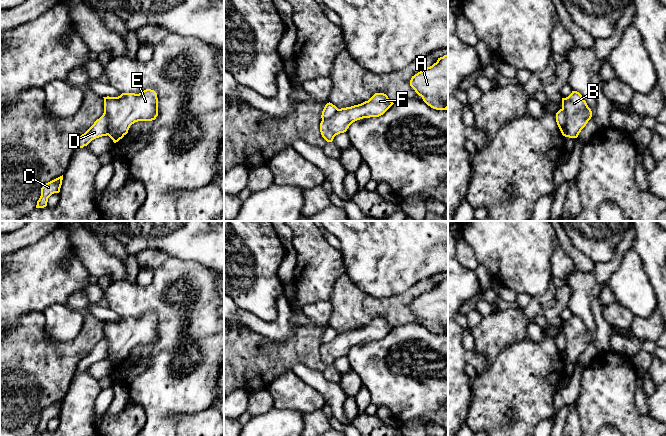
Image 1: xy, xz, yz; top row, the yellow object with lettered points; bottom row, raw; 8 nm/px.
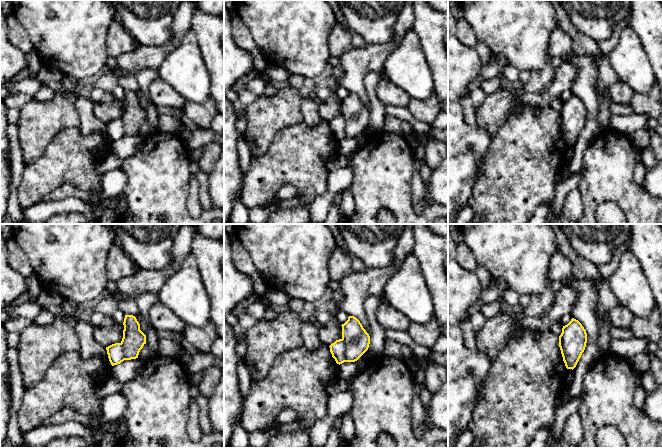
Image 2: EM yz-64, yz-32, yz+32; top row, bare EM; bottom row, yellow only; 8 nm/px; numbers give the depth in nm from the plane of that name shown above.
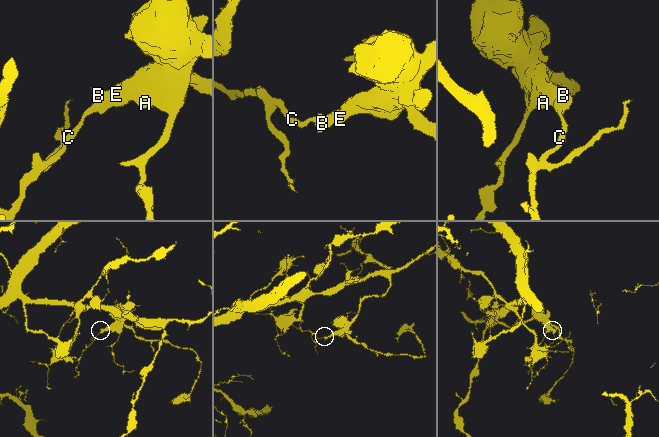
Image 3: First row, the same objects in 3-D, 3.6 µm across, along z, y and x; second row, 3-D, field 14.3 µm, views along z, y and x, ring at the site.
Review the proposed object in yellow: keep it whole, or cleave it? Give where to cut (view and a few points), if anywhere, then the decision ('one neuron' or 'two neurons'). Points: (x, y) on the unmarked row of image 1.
cut yz (561, 333), (565, 338), (565, 359); two neurons

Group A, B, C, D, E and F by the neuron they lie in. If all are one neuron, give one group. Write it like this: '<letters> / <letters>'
A B E F / C D

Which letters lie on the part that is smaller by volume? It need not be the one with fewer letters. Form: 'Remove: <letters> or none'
Remove: C, D

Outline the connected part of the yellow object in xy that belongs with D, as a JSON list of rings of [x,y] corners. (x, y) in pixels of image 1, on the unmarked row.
[[[103,338],[94,348],[76,365],[77,372],[87,370],[92,364],[108,359],[108,340]]]

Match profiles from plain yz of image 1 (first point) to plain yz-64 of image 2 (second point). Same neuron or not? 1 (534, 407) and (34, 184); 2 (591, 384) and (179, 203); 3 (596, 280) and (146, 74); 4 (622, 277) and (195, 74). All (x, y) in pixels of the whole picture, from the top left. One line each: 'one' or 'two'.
1: one
2: one
3: two
4: one

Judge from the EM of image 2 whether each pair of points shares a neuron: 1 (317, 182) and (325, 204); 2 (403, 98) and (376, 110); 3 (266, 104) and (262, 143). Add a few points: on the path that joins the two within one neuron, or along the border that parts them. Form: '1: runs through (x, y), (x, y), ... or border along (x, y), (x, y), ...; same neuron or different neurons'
1: border along (328, 172), (328, 189), (314, 199), (309, 213); different neurons
2: border along (377, 83), (376, 95), (385, 106); different neurons
3: runs through (266, 114), (262, 125), (262, 133); same neuron

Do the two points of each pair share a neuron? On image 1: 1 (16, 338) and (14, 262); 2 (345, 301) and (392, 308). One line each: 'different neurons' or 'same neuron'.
1: different neurons
2: same neuron

